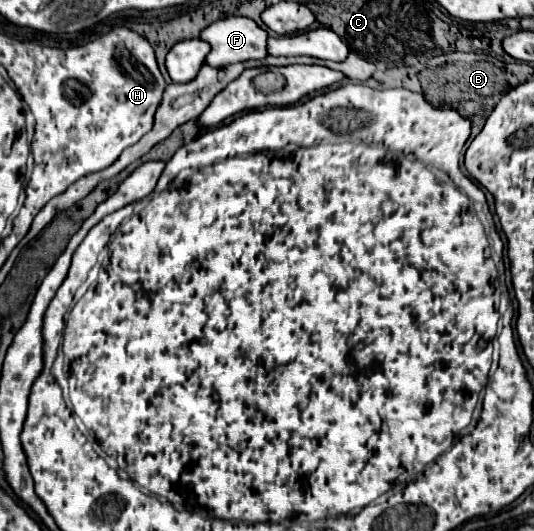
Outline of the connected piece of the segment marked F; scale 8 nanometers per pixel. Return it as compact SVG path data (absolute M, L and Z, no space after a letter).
M248 17L218 19L200 33L200 39L210 45L206 65L218 69L248 59L264 59L268 55L266 31Z

